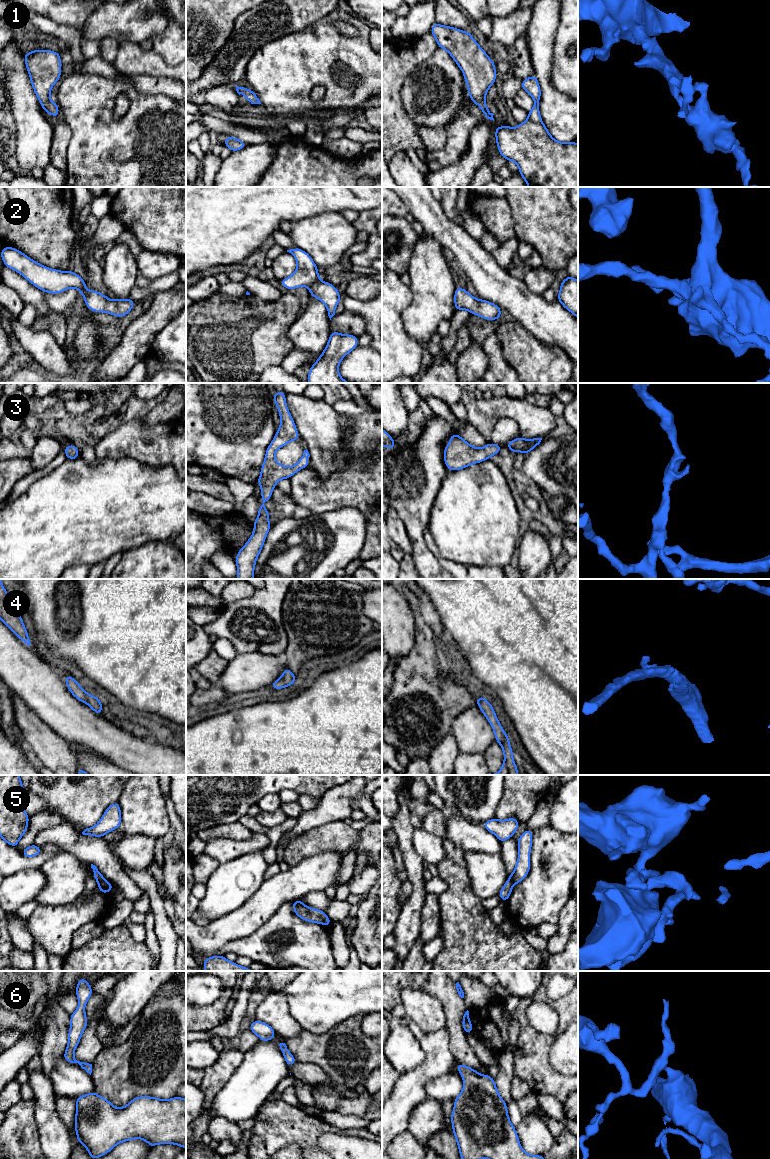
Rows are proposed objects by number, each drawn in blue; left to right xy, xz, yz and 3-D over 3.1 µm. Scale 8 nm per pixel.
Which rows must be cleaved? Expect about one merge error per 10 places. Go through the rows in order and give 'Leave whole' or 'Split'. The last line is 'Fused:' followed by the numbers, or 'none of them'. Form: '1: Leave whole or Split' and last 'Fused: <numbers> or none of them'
1: Leave whole
2: Leave whole
3: Leave whole
4: Leave whole
5: Split
6: Leave whole
Fused: 5

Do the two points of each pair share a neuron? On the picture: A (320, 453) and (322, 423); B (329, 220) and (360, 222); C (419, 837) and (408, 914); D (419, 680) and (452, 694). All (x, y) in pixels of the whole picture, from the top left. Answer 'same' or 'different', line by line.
A: same
B: different
C: different
D: same

